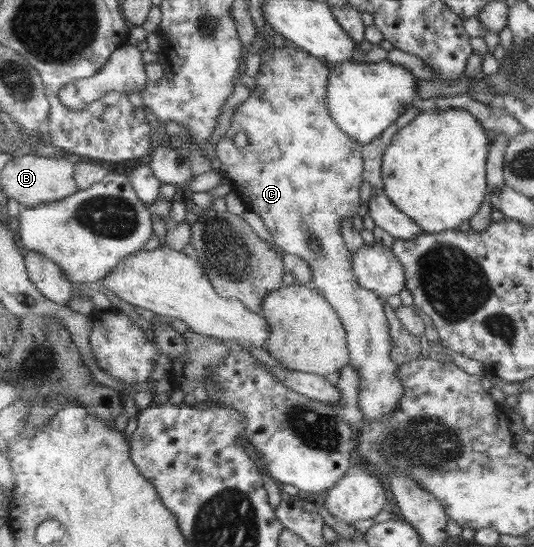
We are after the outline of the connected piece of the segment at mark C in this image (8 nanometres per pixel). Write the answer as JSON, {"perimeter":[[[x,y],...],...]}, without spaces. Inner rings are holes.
{"perimeter":[[[277,37],[266,39],[272,43],[282,42],[283,46],[274,48],[270,45],[271,48],[262,55],[261,67],[255,76],[256,87],[251,91],[251,96],[238,107],[236,114],[234,114],[231,120],[229,129],[225,131],[224,137],[221,138],[215,146],[217,157],[222,162],[219,171],[226,178],[238,197],[240,197],[246,209],[259,213],[262,216],[266,227],[271,231],[275,242],[281,247],[282,251],[303,257],[304,261],[307,261],[308,265],[311,265],[314,287],[325,293],[325,298],[330,302],[330,305],[334,307],[334,310],[336,310],[336,314],[339,315],[340,322],[343,323],[344,330],[346,330],[347,352],[350,354],[348,365],[354,366],[354,371],[356,371],[356,375],[358,375],[358,388],[356,388],[356,391],[358,391],[359,401],[357,401],[357,403],[359,408],[363,411],[364,421],[371,422],[372,420],[383,420],[397,408],[397,403],[402,399],[402,384],[400,384],[398,374],[396,374],[396,371],[398,371],[398,363],[392,361],[392,340],[390,340],[390,334],[388,334],[388,322],[386,322],[386,316],[384,316],[384,310],[382,310],[382,302],[379,300],[377,294],[372,290],[364,289],[363,286],[356,281],[355,274],[352,273],[351,270],[351,253],[347,250],[347,247],[344,247],[344,240],[339,232],[340,222],[344,218],[350,219],[350,217],[355,215],[356,211],[358,211],[358,187],[360,187],[363,178],[361,145],[359,142],[348,137],[347,134],[336,125],[335,119],[332,118],[332,114],[330,114],[327,95],[332,65],[325,58],[318,58],[315,54],[308,53],[308,50],[302,49],[299,45],[296,45],[293,41],[288,39]],[[236,133],[244,133],[247,136],[248,143],[245,146],[238,147],[238,145],[234,143],[234,135],[236,135]]]}

